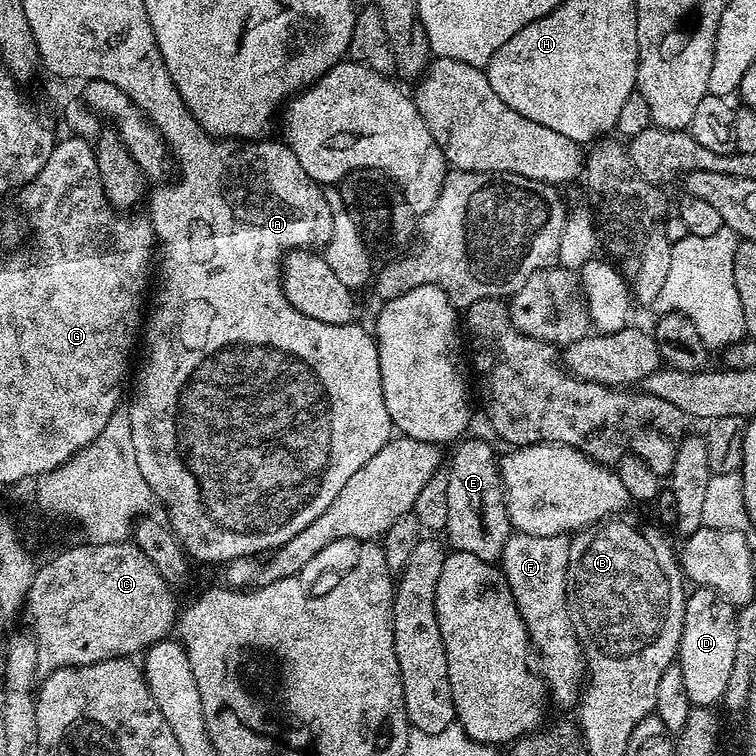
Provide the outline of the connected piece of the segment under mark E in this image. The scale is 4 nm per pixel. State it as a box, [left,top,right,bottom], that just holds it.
[446,438,514,562]

